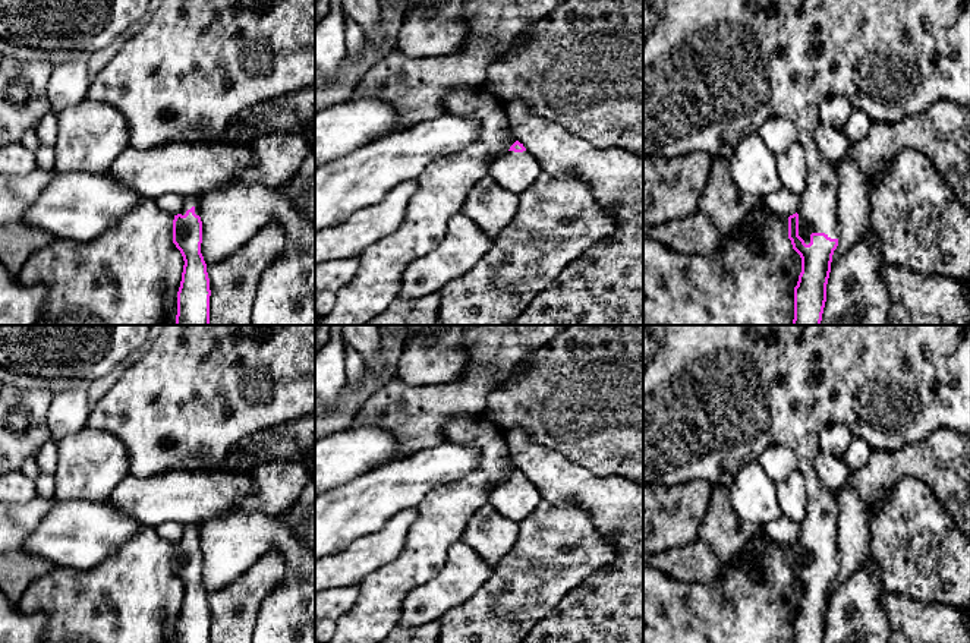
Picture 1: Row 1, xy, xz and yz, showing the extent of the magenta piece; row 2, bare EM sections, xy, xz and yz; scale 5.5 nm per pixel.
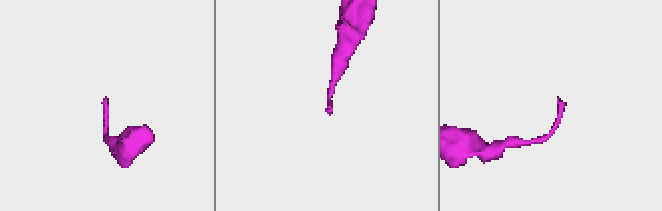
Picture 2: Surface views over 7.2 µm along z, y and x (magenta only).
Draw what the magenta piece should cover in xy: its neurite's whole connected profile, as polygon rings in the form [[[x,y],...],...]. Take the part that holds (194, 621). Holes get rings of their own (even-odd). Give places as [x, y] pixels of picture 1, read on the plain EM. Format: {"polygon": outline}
{"polygon": [[[185,524],[182,539],[173,548],[173,571],[185,593],[177,620],[177,643],[210,643],[210,606],[201,581],[201,524]]]}

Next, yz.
{"polygon": [[[643,325],[658,340],[658,350],[643,368],[643,485],[675,486],[692,480],[706,480],[725,488],[736,473],[747,463],[758,460],[760,453],[774,444],[790,447],[799,461],[809,497],[809,513],[800,523],[800,536],[788,545],[788,567],[801,586],[801,601],[794,615],[794,643],[889,643],[891,625],[881,598],[884,589],[879,568],[862,565],[832,595],[832,583],[838,574],[838,505],[834,492],[818,477],[815,458],[818,438],[826,426],[840,423],[851,429],[872,450],[895,451],[919,442],[936,429],[954,429],[970,436],[970,325]]]}

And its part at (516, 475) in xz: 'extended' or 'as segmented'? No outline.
extended

